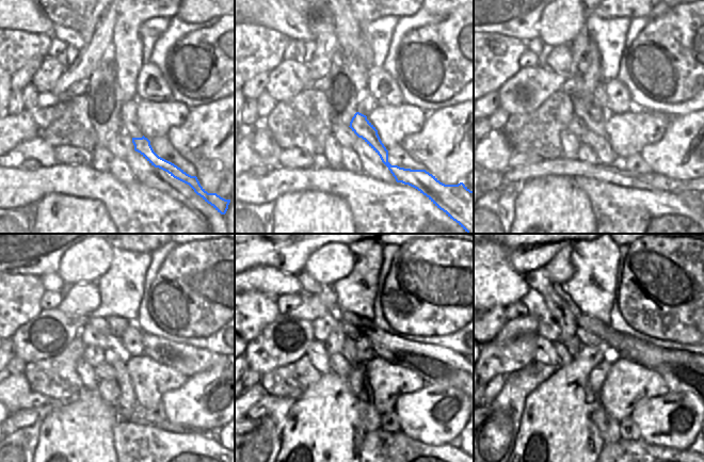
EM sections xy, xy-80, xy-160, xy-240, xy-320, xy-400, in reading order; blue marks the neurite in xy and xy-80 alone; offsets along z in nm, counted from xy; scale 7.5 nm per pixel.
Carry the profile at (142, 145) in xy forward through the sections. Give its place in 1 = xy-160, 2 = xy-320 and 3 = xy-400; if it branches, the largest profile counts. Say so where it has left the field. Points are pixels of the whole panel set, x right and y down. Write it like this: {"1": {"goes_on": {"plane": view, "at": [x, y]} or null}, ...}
{"1": {"goes_on": {"plane": "xy-160", "at": [594, 118]}}, "2": {"goes_on": {"plane": "xy-320", "at": [322, 324]}}, "3": {"goes_on": {"plane": "xy-400", "at": [547, 325]}}}

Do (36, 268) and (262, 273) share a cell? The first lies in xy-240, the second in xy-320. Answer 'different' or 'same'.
different

